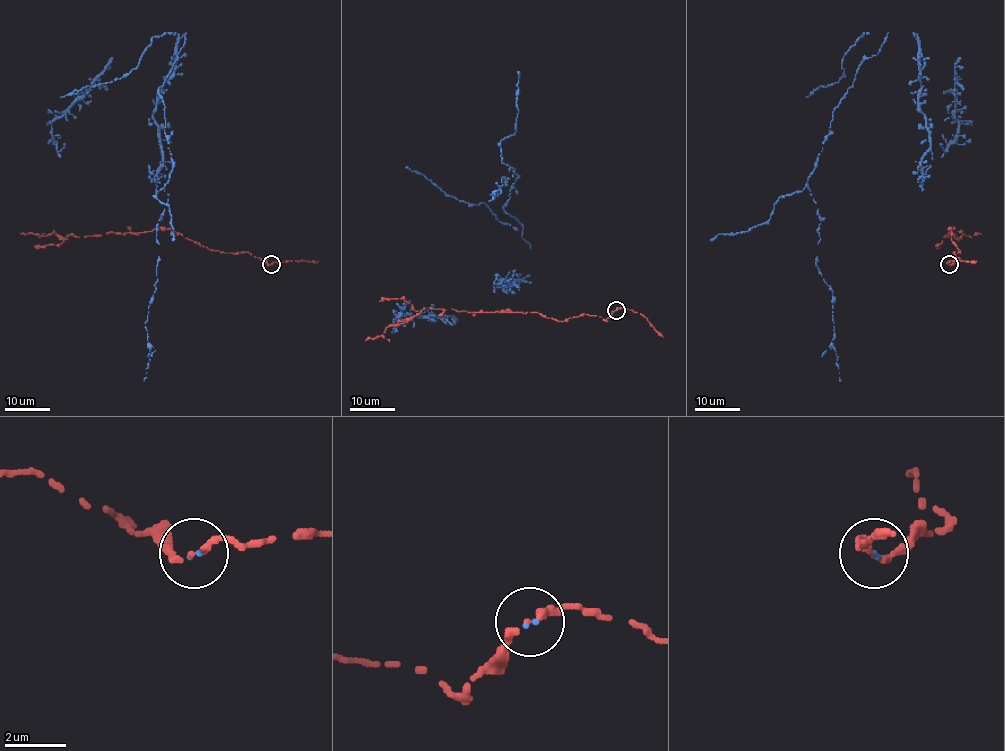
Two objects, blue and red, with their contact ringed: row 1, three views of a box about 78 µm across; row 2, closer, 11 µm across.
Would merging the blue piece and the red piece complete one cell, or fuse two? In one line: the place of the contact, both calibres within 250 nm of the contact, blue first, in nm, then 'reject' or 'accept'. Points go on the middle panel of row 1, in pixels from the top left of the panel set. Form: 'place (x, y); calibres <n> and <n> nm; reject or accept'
place (616, 310); calibres 90 and 200 nm; accept

